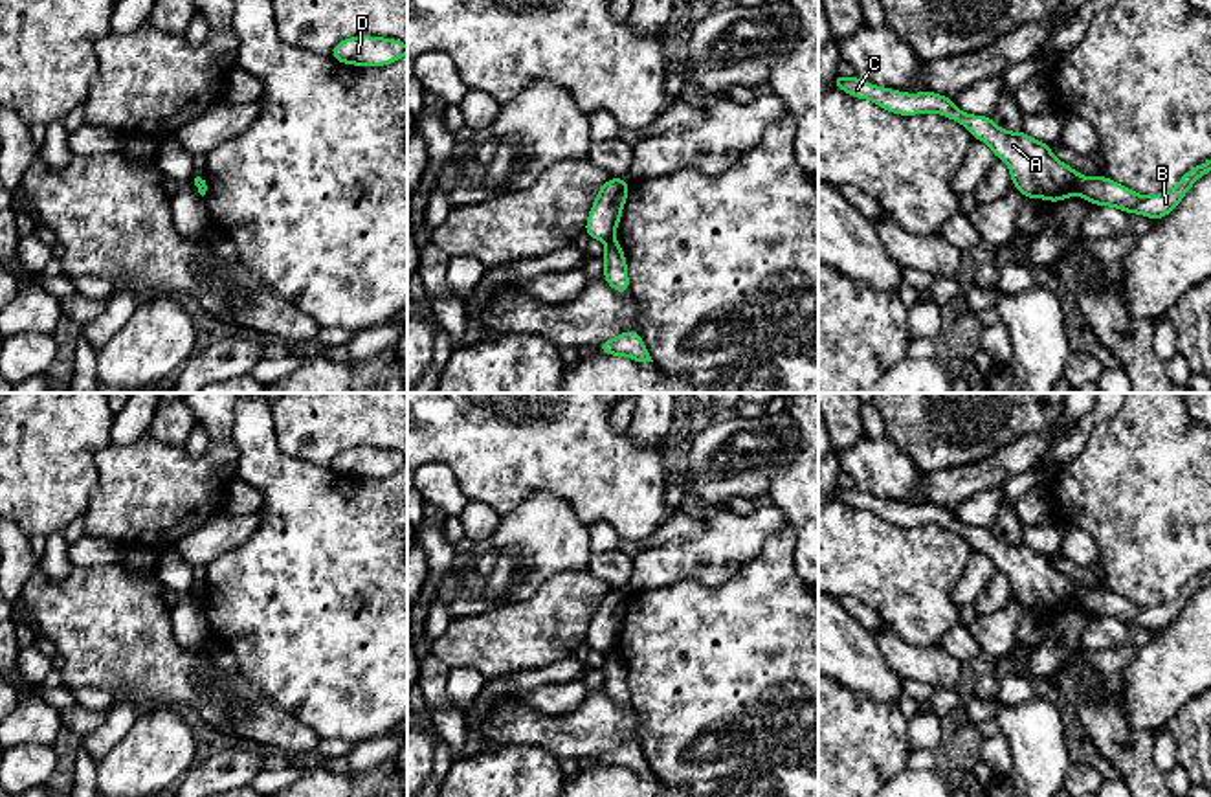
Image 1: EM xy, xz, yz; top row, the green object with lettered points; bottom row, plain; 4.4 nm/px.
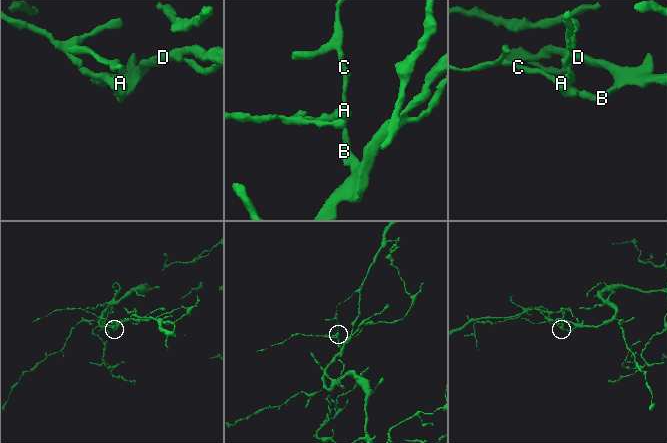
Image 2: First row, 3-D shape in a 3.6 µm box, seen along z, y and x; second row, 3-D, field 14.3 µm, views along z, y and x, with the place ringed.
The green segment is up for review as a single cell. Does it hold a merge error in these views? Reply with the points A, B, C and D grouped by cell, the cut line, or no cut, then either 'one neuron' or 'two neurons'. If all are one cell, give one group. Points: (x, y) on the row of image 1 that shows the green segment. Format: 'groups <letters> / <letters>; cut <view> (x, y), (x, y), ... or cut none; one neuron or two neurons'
groups A C / B D; cut yz (1079, 177), (1074, 193); two neurons

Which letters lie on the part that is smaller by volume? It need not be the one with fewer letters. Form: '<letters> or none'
A, C

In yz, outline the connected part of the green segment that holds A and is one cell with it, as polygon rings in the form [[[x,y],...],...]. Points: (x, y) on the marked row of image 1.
[[[833,77],[833,86],[857,97],[870,99],[881,108],[916,116],[925,112],[941,114],[961,123],[969,134],[985,141],[994,158],[1007,163],[1013,187],[1029,198],[1046,198],[1050,202],[1066,200],[1075,195],[1079,173],[1057,160],[1048,143],[1028,136],[1024,130],[1007,132],[994,125],[989,116],[972,116],[956,108],[950,97],[934,92],[905,94],[884,86],[875,86],[859,77]]]

